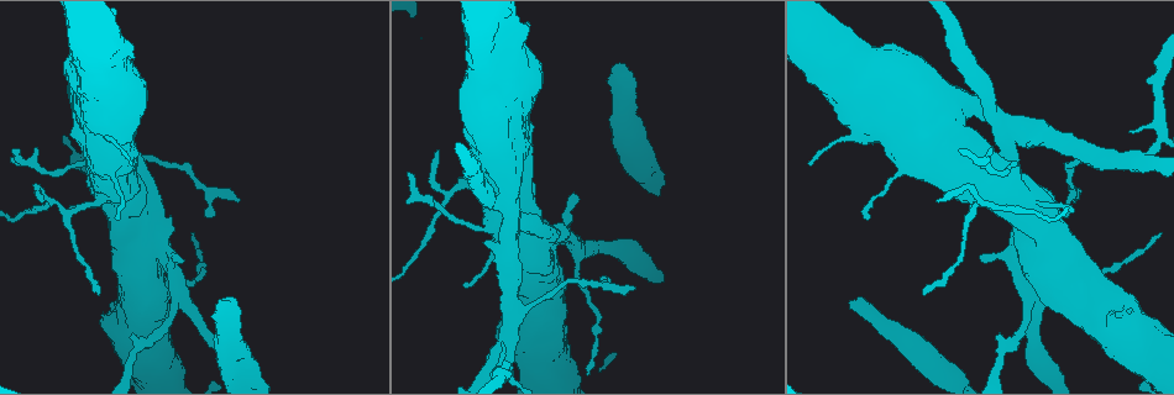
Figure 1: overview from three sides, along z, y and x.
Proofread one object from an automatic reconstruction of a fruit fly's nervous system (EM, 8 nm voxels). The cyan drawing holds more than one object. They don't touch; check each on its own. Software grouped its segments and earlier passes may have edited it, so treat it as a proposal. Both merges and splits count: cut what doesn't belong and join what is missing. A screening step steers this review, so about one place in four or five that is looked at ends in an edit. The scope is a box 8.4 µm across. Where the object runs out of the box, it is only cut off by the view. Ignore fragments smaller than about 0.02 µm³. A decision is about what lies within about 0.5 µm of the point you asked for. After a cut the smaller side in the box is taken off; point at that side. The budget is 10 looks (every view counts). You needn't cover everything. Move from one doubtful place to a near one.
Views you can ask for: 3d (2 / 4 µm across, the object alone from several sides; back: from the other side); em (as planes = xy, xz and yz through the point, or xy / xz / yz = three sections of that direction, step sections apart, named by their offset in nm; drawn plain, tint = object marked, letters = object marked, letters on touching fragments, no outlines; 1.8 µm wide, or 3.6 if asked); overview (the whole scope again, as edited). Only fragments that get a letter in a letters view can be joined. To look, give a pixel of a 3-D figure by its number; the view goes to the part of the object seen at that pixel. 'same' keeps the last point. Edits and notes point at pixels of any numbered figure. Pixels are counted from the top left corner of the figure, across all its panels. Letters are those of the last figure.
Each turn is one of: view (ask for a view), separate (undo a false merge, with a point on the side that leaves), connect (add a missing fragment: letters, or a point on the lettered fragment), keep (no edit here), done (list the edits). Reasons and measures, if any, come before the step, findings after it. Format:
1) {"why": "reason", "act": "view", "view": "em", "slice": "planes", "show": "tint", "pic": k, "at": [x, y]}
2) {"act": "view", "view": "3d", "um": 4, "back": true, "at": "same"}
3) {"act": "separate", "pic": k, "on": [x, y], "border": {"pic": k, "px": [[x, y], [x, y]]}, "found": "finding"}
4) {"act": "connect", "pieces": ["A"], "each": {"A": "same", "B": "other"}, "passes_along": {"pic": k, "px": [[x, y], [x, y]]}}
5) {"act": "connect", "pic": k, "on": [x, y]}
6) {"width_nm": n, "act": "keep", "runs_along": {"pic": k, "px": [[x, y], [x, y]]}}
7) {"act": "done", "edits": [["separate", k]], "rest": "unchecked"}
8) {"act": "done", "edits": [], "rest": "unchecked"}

{"why": "three arms meet", "act": "view", "view": "3d", "um": 4, "back": true, "pic": 1, "at": [509, 199]}

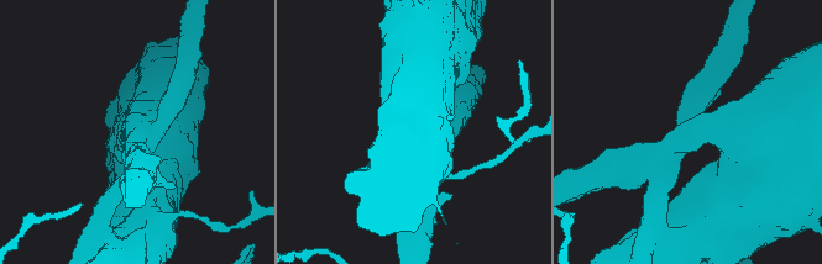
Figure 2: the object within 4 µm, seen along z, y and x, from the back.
{"arms": 3, "arm_widths_nm": [340, 380, 650], "why": "need the tissue", "act": "view", "view": "em", "slice": "planes", "show": "letters", "pic": 2, "at": [138, 131]}

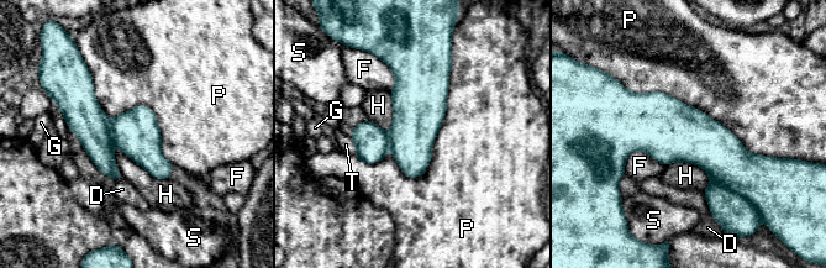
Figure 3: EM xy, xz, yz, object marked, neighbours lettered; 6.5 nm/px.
{"width_nm": 300, "act": "keep", "each": {"D": "other", "F": "other", "G": "other", "H": "other", "P": "other", "S": "other", "T": "other"}, "runs_along": {"pic": 3, "px": [[67, 108], [167, 174]]}, "found": "continuous, no second neuron"}

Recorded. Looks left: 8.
{"why": "small branch off a trunk", "act": "view", "view": "em", "slice": "xy", "step": 8, "show": "tint", "pic": 1, "at": [1094, 159]}

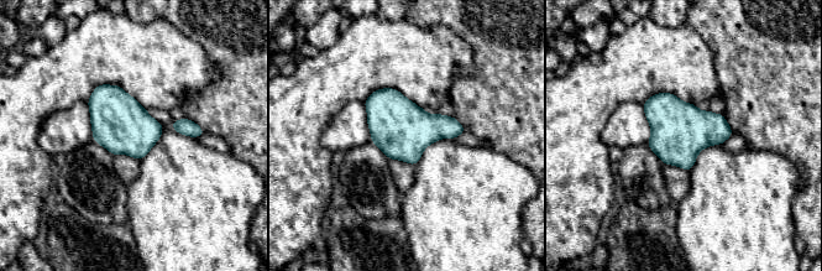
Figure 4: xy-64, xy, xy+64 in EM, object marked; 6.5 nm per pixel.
{"why": "cut it another way", "act": "view", "view": "em", "slice": "xz", "step": 16, "show": "letters", "at": "same"}

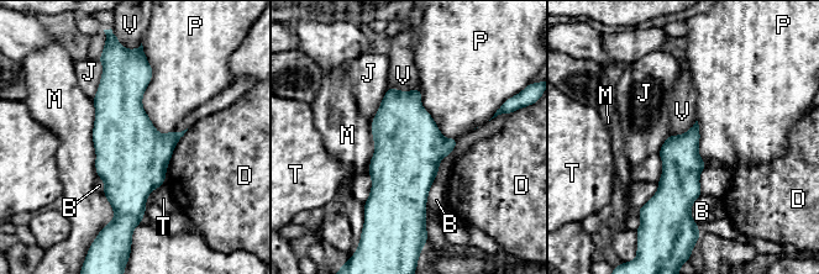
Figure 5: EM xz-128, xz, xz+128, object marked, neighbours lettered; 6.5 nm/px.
{"act": "keep", "each": {"B": "other", "D": "other", "J": "other", "M": "other", "P": "other", "T": "other", "V": "other"}, "border": {"pic": 5, "px": [[696, 120], [684, 132], [668, 135]]}, "found": "continuous, no second neuron"}

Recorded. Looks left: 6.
{"why": "sudden change in width", "act": "view", "view": "em", "slice": "xz", "step": 16, "show": "tint", "pic": 1, "at": [235, 356]}

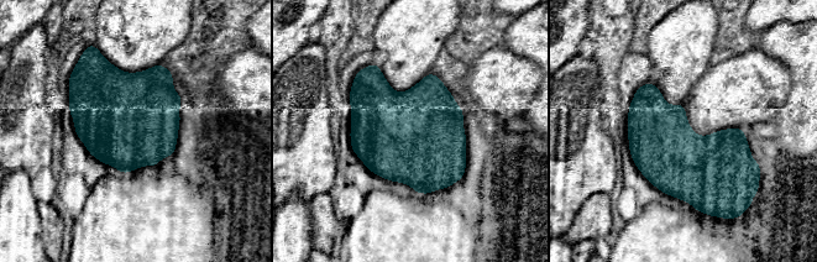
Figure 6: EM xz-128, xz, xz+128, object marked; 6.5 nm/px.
{"why": "another direction", "act": "view", "view": "em", "slice": "yz", "step": 16, "show": "letters", "at": "same"}

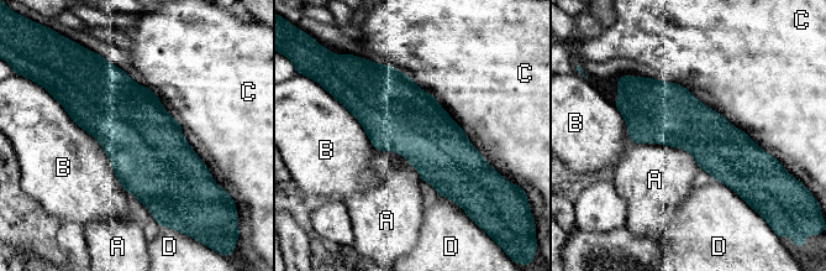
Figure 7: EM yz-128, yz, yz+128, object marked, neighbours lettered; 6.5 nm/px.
{"act": "keep", "each": {"A": "other", "B": "other", "C": "other", "D": "other"}, "found": "continuous, no second neuron"}

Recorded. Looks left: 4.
{"act": "view", "view": "em", "slice": "planes", "show": "letters", "pic": 1, "at": [178, 280]}

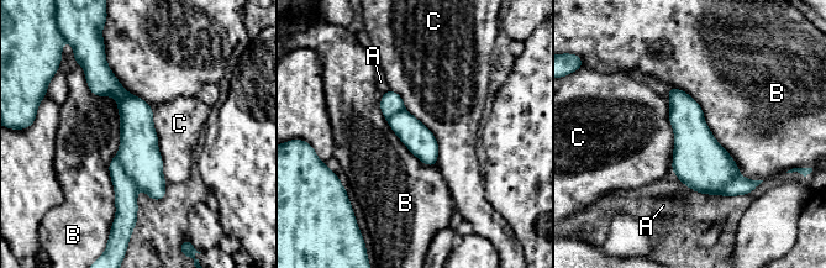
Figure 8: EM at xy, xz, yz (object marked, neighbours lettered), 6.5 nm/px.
{"width_nm": 190, "act": "separate", "pic": 8, "on": [125, 188], "each": {"A": "other", "B": "other", "C": "other"}, "border": {"pic": 8, "px": [[116, 156], [125, 173], [138, 188]]}, "found": "a second neuron is stuck on"}

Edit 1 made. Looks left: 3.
{"act": "done", "edits": [["separate", 8]], "rest": "unchecked"}

